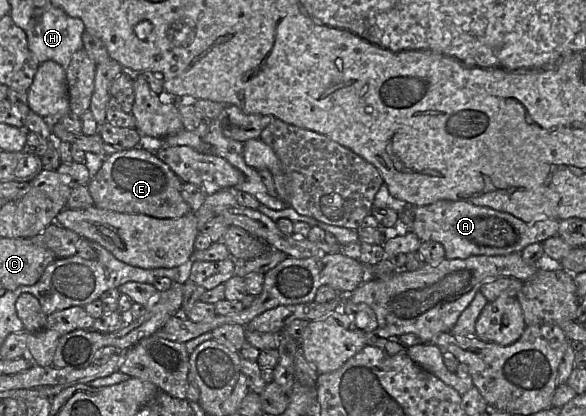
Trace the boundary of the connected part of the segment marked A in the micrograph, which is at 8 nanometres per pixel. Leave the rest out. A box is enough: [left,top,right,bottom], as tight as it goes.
[409,200,560,259]

